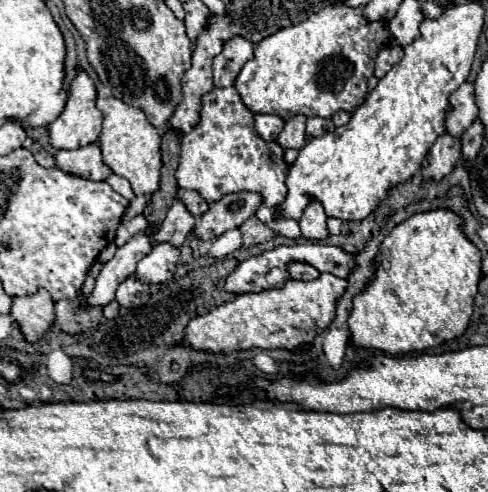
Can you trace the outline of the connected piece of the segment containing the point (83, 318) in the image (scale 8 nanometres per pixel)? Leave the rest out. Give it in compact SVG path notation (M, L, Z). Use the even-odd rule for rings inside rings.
M97 260L91 266L81 292L71 300L59 300L55 304L55 320L61 326L61 330L69 334L81 334L99 326L99 320L103 316L103 306L89 306L87 296L93 294L93 286L101 268L103 268L103 262Z

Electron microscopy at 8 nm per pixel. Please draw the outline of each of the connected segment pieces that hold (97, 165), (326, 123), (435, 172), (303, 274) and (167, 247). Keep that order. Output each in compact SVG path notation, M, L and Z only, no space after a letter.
M97 142L79 146L75 150L57 150L55 162L65 172L71 172L89 180L105 180L111 174L111 168L103 162L103 154Z
M309 118L307 120L307 136L309 138L317 138L317 136L323 136L333 130L335 130L335 126L331 120L325 120L325 118Z
M445 132L435 140L429 156L431 156L429 166L421 170L423 178L441 180L461 160L461 140L457 136L451 136L449 132Z
M289 262L289 276L293 280L315 280L319 272L305 262Z
M161 242L153 246L153 252L149 252L135 270L135 276L139 276L147 284L159 284L173 278L177 270L181 250L169 242Z

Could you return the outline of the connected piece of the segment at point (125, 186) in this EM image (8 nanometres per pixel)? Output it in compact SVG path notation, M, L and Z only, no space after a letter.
M111 174L111 176L107 178L107 182L111 184L111 188L113 188L115 192L119 192L121 196L125 196L127 200L133 200L133 198L135 198L133 188L131 188L131 184L129 184L129 180L127 180L127 178L117 176L117 174Z

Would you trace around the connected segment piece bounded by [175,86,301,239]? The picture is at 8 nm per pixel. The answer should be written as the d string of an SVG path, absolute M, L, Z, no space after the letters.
M229 86L229 88L213 88L209 94L205 94L201 98L201 118L199 124L193 126L191 132L181 136L181 158L179 158L179 168L175 172L177 176L177 184L181 188L187 190L197 190L207 202L217 202L221 200L225 194L231 192L243 192L243 190L251 190L251 192L259 192L265 196L265 202L261 204L261 208L257 210L257 218L267 224L271 230L275 230L281 236L297 239L301 236L301 230L297 220L291 218L283 218L279 216L279 208L285 202L287 196L287 186L285 186L285 178L289 172L289 164L285 162L285 150L279 146L279 142L271 140L263 140L253 126L253 112L243 104L239 92Z

